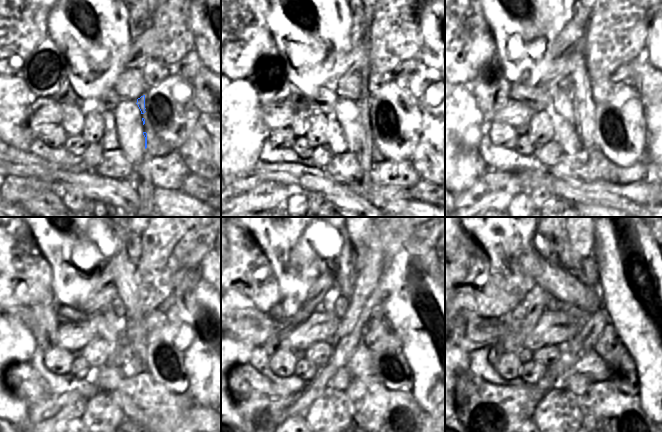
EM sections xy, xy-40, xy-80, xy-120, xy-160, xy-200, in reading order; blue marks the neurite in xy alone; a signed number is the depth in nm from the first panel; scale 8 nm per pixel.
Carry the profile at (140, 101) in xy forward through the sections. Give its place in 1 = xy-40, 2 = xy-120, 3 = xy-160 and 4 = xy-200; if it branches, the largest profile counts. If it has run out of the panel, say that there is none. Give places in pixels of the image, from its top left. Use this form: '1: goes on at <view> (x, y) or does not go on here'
1: goes on at xy-40 (363, 103)
2: goes on at xy-120 (124, 271)
3: goes on at xy-160 (345, 272)
4: goes on at xy-200 (555, 239)

